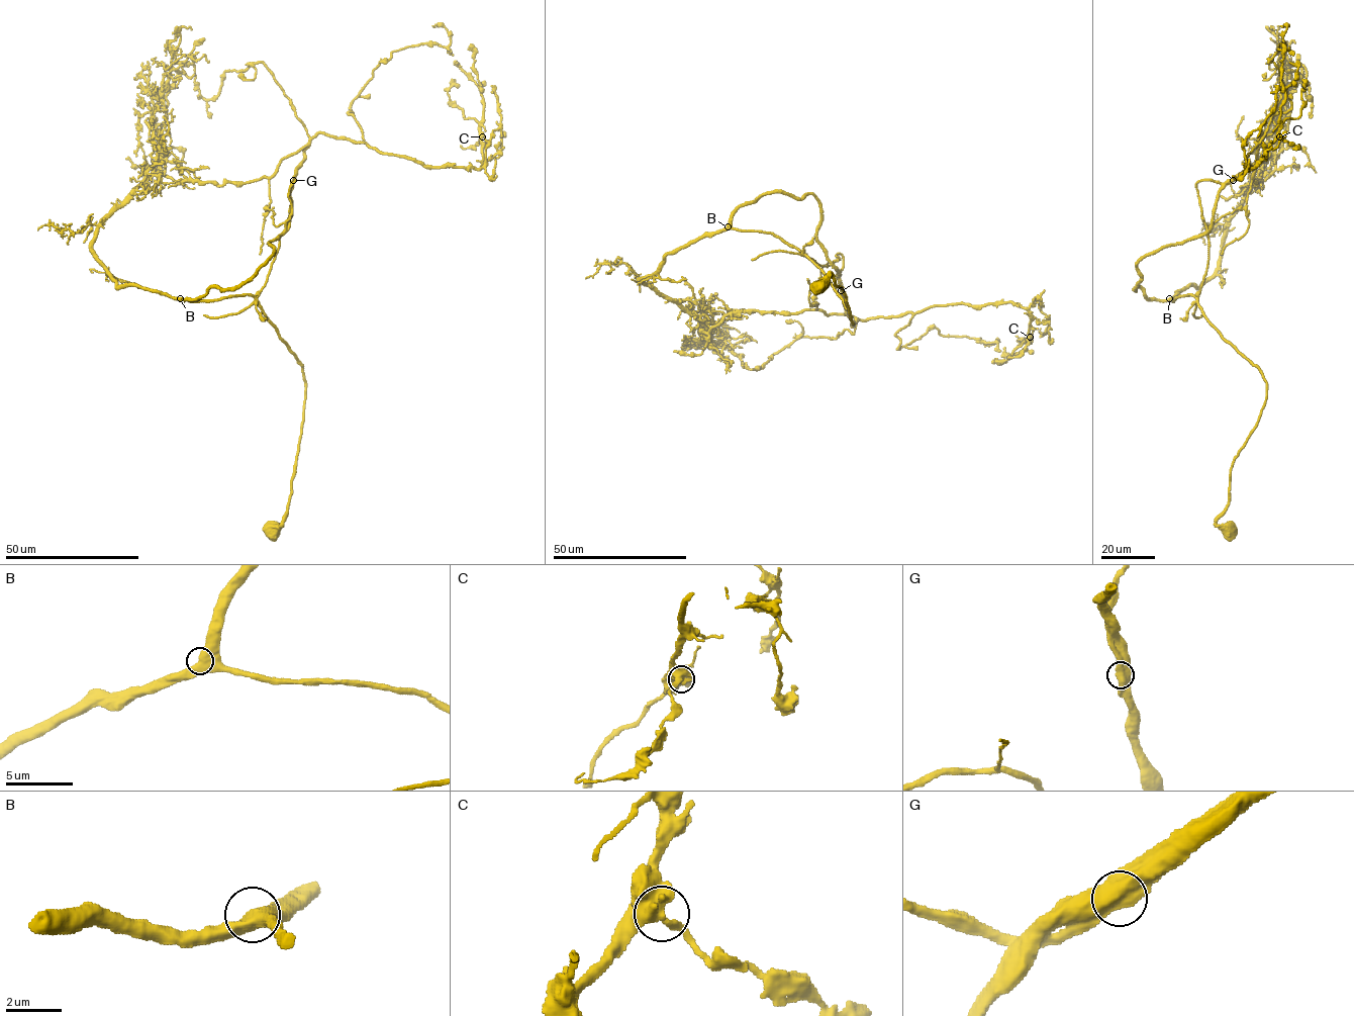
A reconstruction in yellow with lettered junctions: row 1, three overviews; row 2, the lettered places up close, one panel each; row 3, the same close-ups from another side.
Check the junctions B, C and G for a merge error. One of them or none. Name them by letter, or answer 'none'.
G

